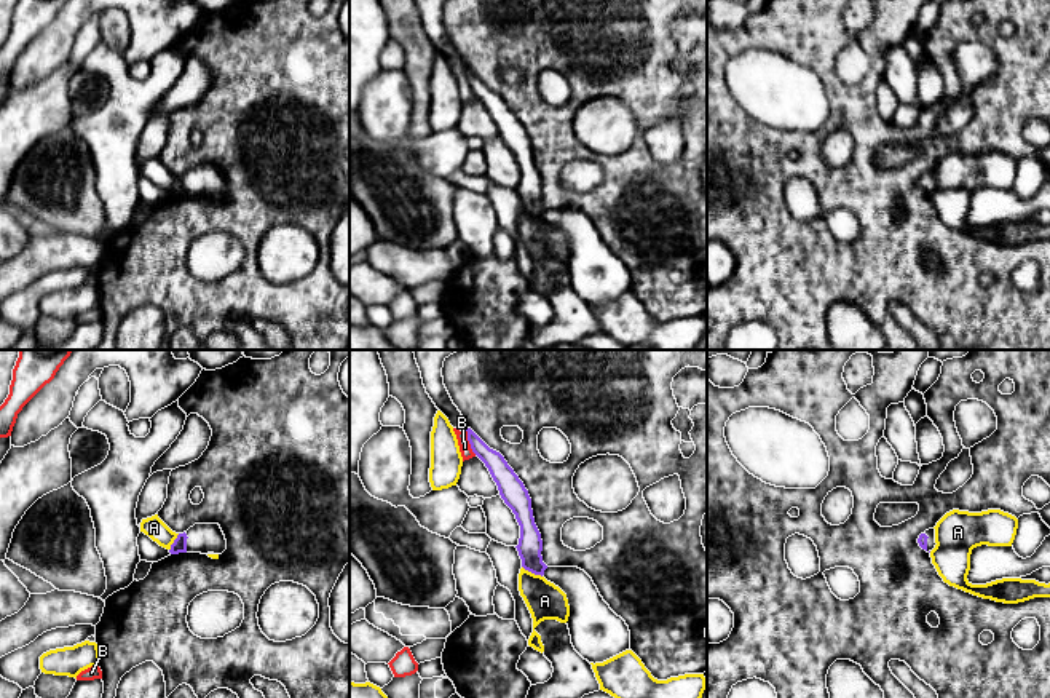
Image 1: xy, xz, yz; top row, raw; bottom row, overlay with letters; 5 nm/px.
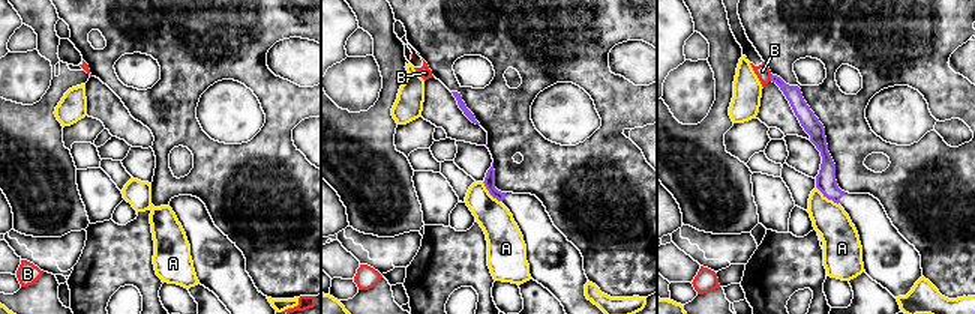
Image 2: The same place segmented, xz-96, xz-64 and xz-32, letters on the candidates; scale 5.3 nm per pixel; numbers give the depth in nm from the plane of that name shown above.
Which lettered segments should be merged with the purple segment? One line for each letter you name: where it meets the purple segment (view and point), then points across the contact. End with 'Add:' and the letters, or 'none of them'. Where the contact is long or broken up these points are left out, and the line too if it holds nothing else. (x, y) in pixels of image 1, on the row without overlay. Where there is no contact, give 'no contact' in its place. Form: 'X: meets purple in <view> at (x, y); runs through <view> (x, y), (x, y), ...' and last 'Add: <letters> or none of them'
Add: none of them

